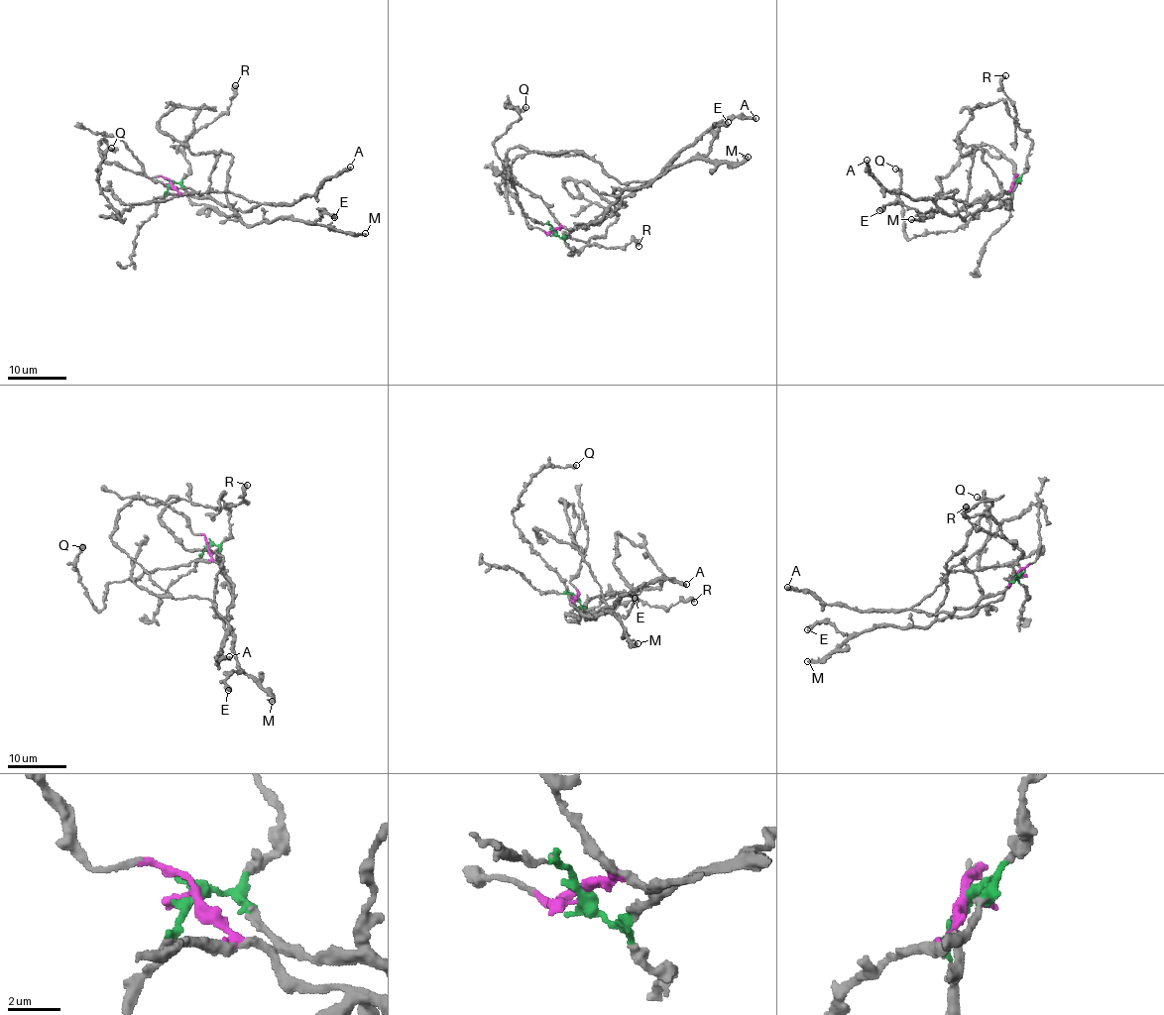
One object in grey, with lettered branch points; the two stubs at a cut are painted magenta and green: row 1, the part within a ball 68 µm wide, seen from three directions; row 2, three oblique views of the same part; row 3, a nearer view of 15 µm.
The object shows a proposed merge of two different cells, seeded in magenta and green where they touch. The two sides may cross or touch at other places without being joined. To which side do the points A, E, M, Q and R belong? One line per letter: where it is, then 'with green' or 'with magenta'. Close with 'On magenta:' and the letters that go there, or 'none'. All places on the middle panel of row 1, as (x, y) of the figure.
A: at (756, 118); with green
E: at (728, 122); with magenta
M: at (748, 157); with magenta
Q: at (525, 107); with magenta
R: at (639, 246); with green
On magenta: E, M, Q

